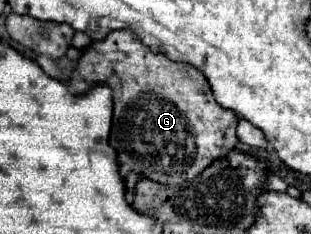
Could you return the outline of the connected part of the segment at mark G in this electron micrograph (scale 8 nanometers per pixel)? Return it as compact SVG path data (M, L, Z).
M117 30L111 32L105 40L93 42L93 48L87 48L77 64L77 70L71 76L69 90L73 94L85 94L97 84L107 84L113 90L113 126L109 144L115 148L119 164L127 166L131 172L141 178L149 178L157 184L175 186L183 180L191 180L203 172L211 160L225 158L237 144L237 114L221 108L213 98L209 82L203 80L203 74L185 62L171 62L169 58L155 54L151 48L143 52L143 70L139 62L139 38L133 32Z

